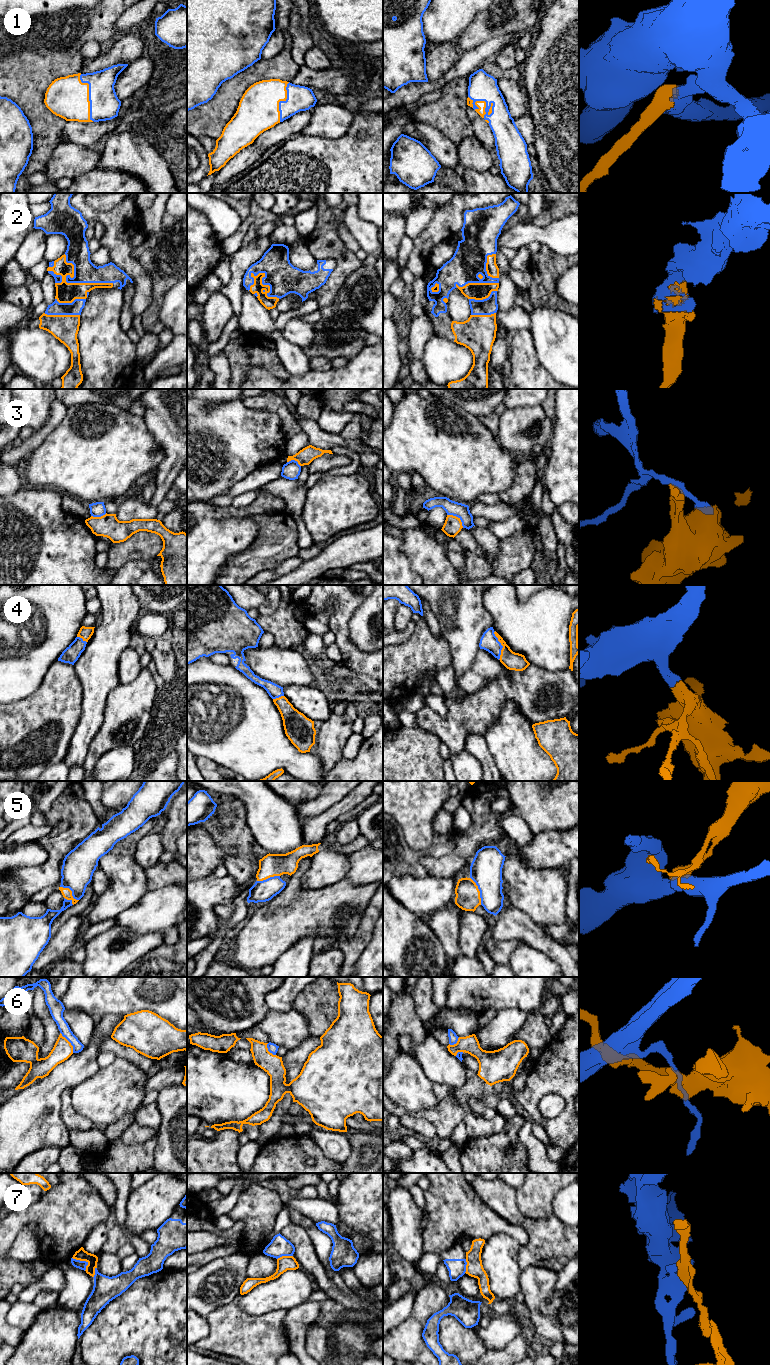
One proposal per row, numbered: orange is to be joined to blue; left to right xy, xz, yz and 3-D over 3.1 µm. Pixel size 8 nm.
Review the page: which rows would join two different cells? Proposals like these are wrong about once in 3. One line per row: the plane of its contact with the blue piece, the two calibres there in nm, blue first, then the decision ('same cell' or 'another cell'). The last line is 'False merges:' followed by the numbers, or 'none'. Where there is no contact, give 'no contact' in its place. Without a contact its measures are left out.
1: meets blue in yz; 220 nm thick on the blue side, 70 nm on the other; same cell
2: meets blue in xy; 190 nm thick on the blue side, 160 nm on the other; same cell
3: meets blue in yz; 120 nm thick on the blue side, 140 nm on the other; another cell
4: meets blue in yz; 140 nm thick on the blue side, 140 nm on the other; same cell
5: meets blue in yz; 260 nm thick on the blue side, 190 nm on the other; another cell
6: meets blue in xy; 100 nm thick on the blue side, 160 nm on the other; another cell
7: meets blue in xy; 70 nm thick on the blue side, 90 nm on the other; another cell
False merges: 3, 5, 6, 7

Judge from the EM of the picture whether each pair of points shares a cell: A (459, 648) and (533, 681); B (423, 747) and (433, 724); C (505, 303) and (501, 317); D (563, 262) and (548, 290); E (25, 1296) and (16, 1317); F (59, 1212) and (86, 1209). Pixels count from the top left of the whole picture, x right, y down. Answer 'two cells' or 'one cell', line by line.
A: two cells
B: two cells
C: two cells
D: one cell
E: two cells
F: one cell

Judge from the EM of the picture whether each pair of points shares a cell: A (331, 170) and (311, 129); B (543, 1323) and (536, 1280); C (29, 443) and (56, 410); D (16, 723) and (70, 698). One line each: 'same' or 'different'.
A: different
B: same
C: same
D: same

